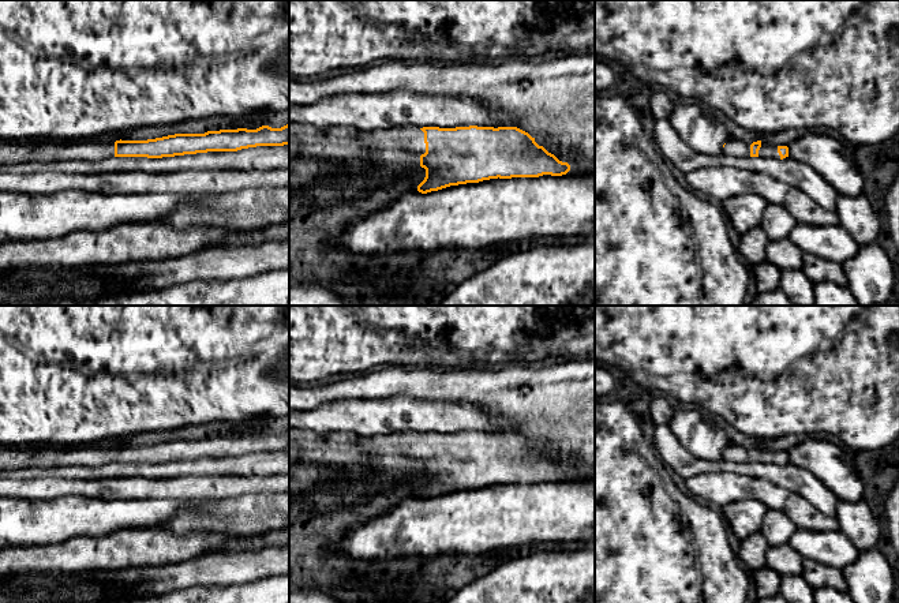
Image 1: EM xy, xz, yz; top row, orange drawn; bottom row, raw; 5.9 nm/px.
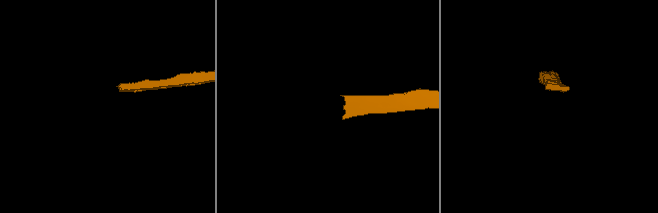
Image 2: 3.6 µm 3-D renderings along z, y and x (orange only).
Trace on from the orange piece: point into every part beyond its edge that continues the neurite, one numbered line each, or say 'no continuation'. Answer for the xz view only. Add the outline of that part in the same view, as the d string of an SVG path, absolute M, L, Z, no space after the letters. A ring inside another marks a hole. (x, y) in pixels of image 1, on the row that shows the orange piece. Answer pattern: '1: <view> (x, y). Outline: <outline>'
1: xz (314, 153). Outline: M289 123L289 199L303 202L303 190L315 180L366 179L370 173L389 176L392 184L405 183L416 192L426 177L420 166L424 153L420 128L321 130Z

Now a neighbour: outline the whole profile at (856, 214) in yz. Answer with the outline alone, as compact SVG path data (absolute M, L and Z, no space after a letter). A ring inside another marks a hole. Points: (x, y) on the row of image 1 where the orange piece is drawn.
M864 192L855 196L839 194L835 213L839 217L839 225L851 235L858 246L876 241L881 222Z

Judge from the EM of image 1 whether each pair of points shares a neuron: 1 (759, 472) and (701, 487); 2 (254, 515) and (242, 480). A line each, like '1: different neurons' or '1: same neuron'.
1: different neurons
2: different neurons

